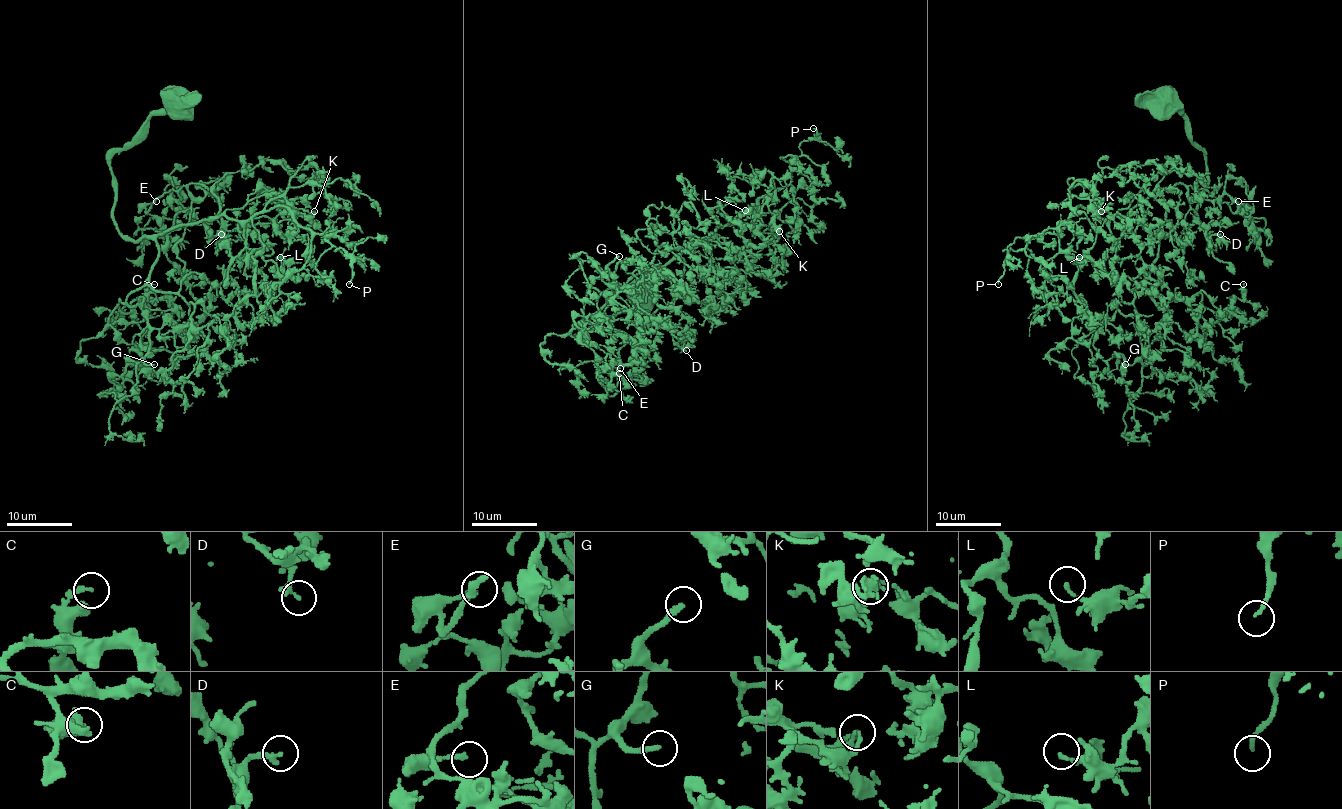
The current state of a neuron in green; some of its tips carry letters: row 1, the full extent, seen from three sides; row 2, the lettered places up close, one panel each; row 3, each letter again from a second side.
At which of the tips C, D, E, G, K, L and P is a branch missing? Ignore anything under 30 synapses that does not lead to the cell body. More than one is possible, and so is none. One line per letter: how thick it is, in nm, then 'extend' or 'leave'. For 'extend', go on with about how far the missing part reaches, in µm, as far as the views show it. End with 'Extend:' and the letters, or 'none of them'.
C: calibre 160 nm; leave
D: calibre 260 nm; leave
E: calibre 220 nm; leave
G: calibre 220 nm; extend; missing 15 µm
K: calibre 140 nm; leave
L: calibre 130 nm; leave
P: calibre 160 nm; extend; missing 5 µm
Extend: G, P

